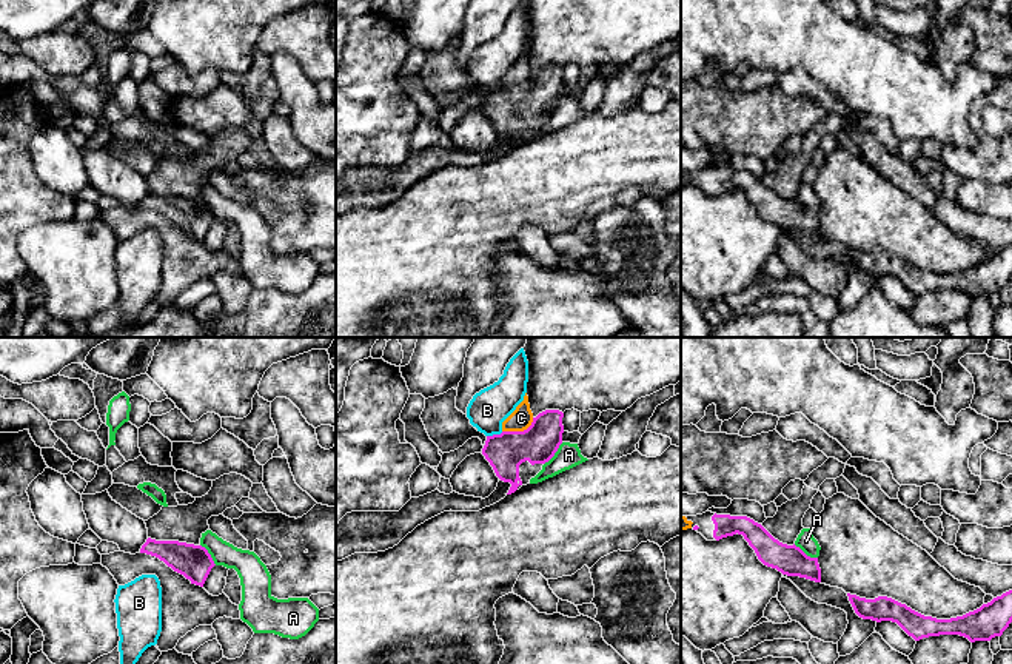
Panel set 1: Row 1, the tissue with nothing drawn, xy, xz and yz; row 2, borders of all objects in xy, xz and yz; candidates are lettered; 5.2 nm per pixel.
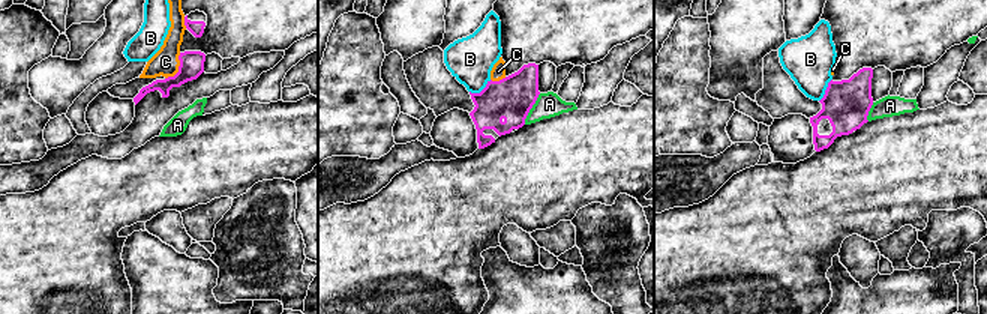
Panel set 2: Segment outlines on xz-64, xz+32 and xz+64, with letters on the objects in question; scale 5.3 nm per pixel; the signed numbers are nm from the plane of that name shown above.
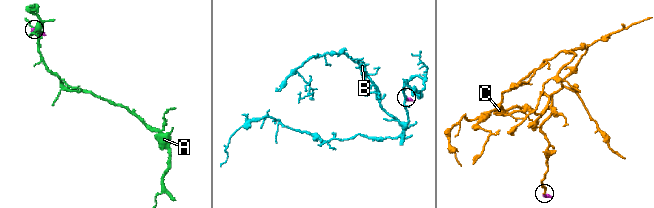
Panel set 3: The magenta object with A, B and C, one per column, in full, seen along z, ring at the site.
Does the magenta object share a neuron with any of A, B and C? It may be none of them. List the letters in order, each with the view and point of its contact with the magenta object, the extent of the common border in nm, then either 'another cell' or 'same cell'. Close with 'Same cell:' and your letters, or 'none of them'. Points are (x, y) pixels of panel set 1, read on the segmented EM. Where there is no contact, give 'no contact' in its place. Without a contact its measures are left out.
A: contact xz (555, 452); length 160 nm; another cell
B: contact xz (495, 435); length 90 nm; another cell
C: contact xz (519, 432); length 180 nm; same cell
Same cell: C

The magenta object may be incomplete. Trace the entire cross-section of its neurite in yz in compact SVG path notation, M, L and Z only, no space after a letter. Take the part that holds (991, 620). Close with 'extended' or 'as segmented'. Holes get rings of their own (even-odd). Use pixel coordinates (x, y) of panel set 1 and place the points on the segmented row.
M1012 590L983 604L980 609L950 619L924 616L906 604L887 596L875 599L847 593L855 613L876 622L896 622L915 641L940 635L960 635L970 642L990 641L1001 636L1012 622Z; as segmented

